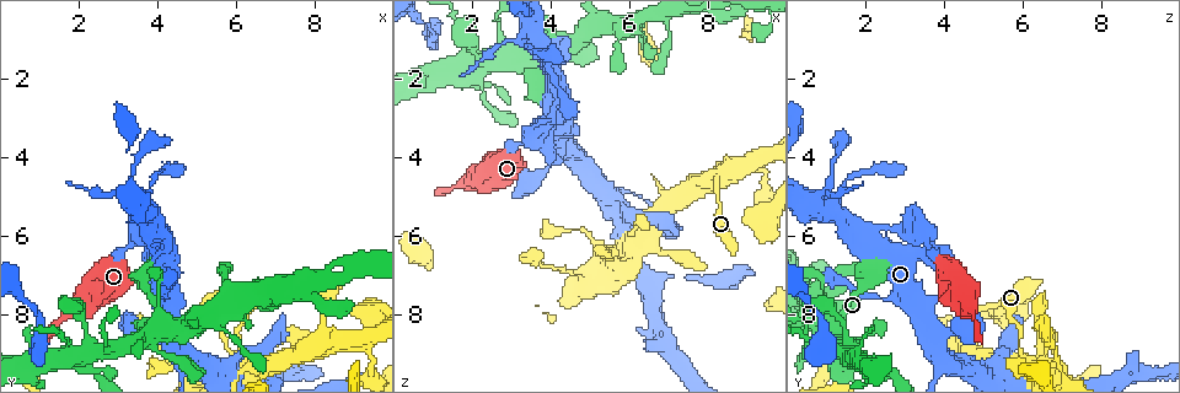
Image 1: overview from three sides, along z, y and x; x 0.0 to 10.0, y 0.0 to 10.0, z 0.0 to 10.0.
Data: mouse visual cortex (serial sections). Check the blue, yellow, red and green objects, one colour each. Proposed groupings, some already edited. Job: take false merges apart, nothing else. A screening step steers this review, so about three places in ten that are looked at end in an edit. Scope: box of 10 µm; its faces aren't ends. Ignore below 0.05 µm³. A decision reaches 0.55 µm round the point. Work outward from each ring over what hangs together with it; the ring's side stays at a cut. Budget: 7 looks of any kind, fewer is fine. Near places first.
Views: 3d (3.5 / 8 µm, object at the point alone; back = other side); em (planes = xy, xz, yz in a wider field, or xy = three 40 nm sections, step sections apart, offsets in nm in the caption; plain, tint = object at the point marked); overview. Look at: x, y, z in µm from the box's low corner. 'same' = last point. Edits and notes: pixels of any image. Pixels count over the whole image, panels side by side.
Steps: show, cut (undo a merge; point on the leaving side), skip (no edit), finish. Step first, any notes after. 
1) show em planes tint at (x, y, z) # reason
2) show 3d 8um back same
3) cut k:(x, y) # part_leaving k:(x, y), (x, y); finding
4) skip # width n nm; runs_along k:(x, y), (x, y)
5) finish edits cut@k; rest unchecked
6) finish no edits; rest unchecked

show 3d 3.5um at (2.70, 8.85, 0.85) # sudden change in width

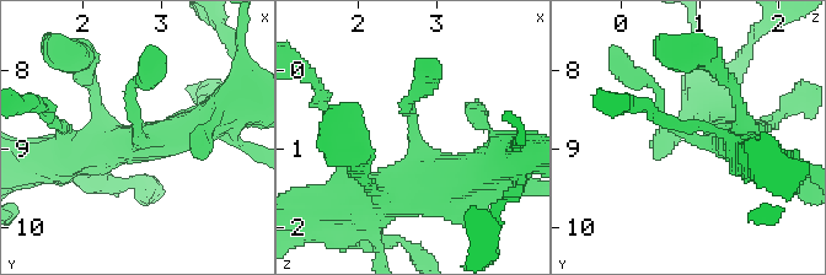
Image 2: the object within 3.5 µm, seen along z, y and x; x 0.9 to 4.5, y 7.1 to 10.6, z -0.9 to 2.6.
show em xy step 3 tint at (2.70, 8.85, 0.90) # arms 3; arm_widths 150, 500, 500 nm

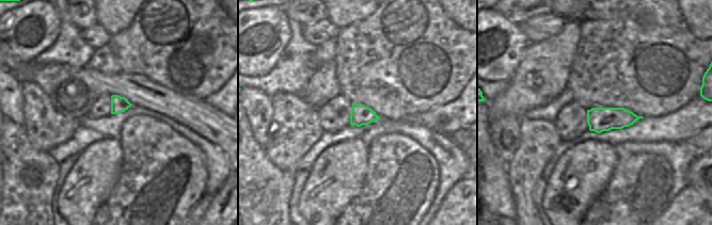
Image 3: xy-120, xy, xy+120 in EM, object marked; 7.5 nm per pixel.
show em xy step 2 tint same # another direction

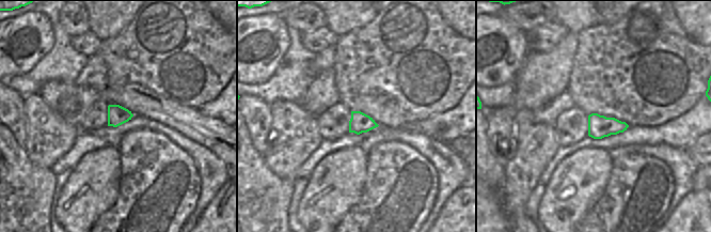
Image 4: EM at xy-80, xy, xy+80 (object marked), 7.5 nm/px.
skip # runs_along 2:(466, 172), (417, 160), (417, 93); continuous, no second cell

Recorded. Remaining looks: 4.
show 3d 3.5um at (3.35, 4.35, 1.10) # calibre changes

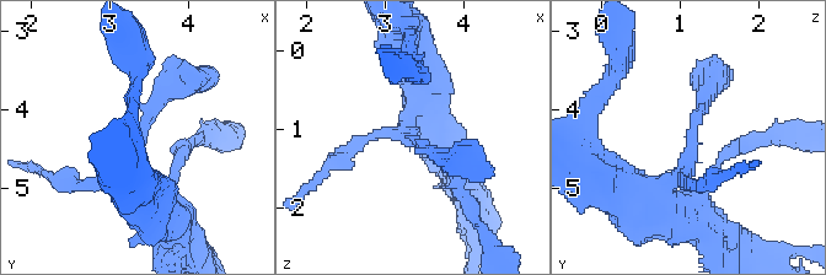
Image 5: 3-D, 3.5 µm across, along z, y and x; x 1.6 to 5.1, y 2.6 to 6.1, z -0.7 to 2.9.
show em xy step 3 plain at (3.40, 4.35, 1.15)

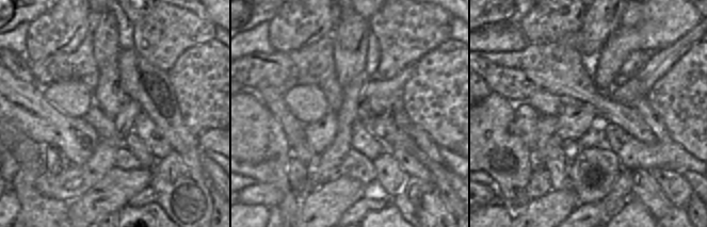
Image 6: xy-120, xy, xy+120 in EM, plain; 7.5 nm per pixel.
show em xy step 3 tint same # with the object marked

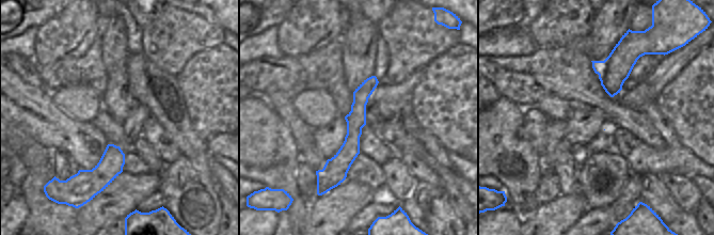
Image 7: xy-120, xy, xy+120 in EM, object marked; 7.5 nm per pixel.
skip # width 150 nm; runs_along 7:(374, 79), (334, 184); all the same cell

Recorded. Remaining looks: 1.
finish no edits; rest unchecked

